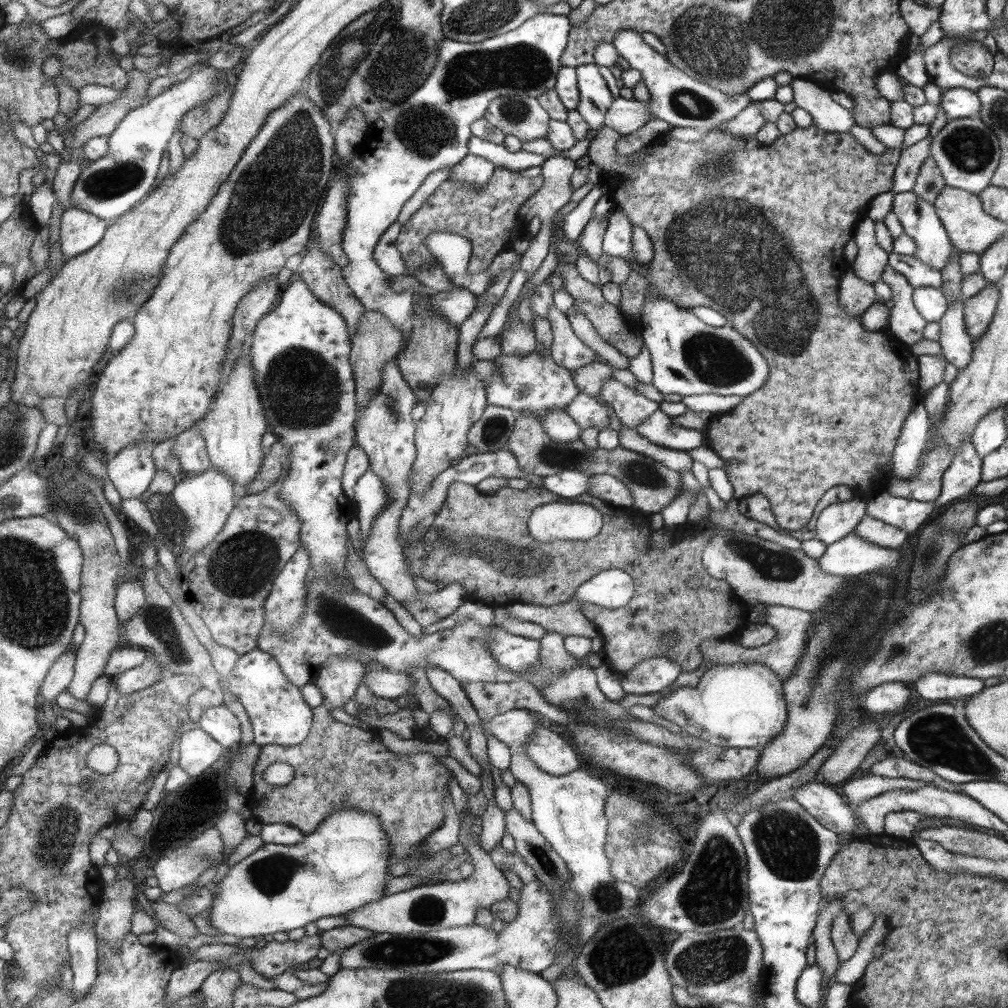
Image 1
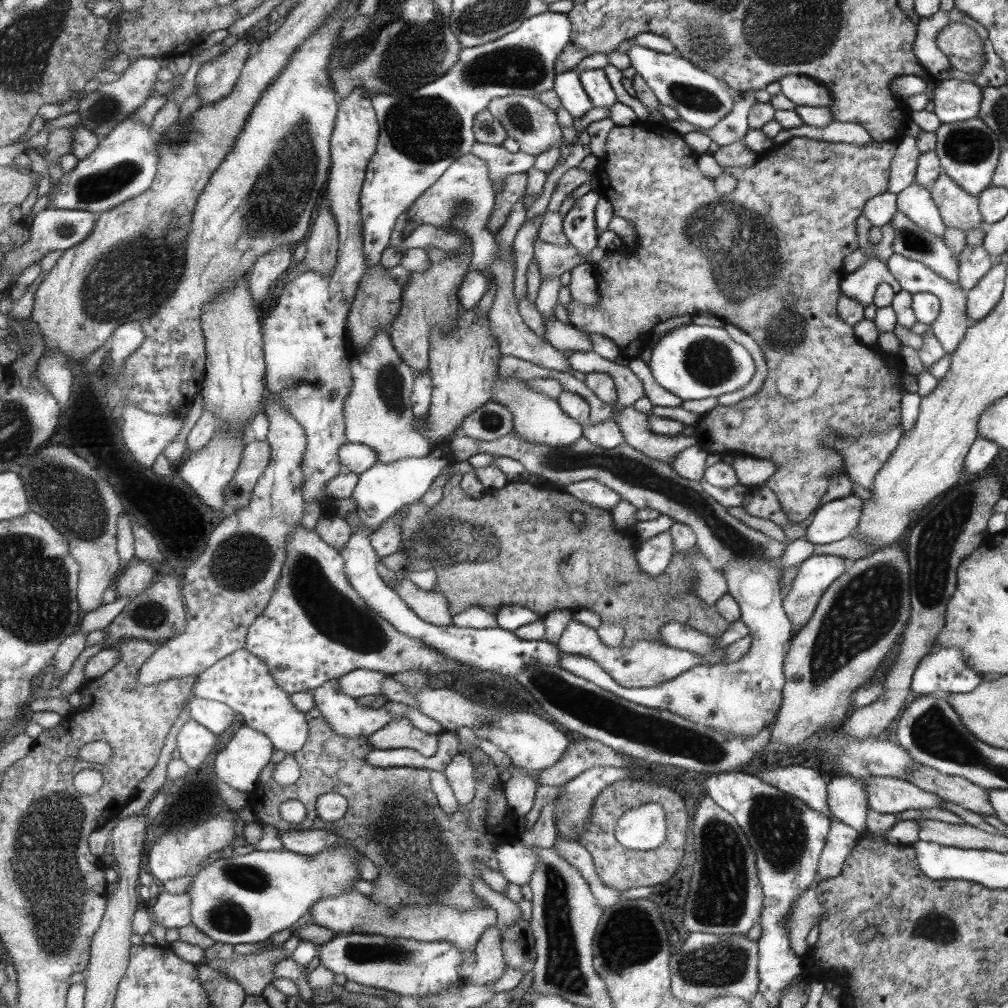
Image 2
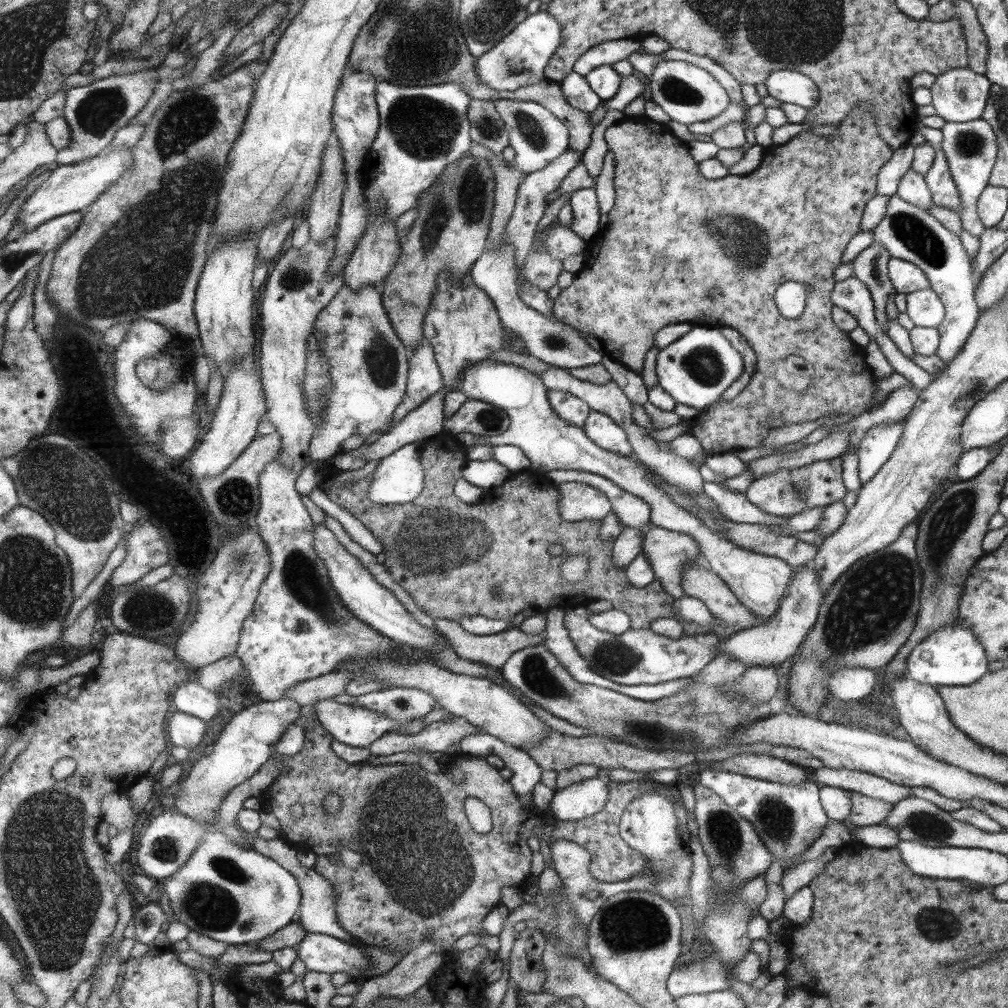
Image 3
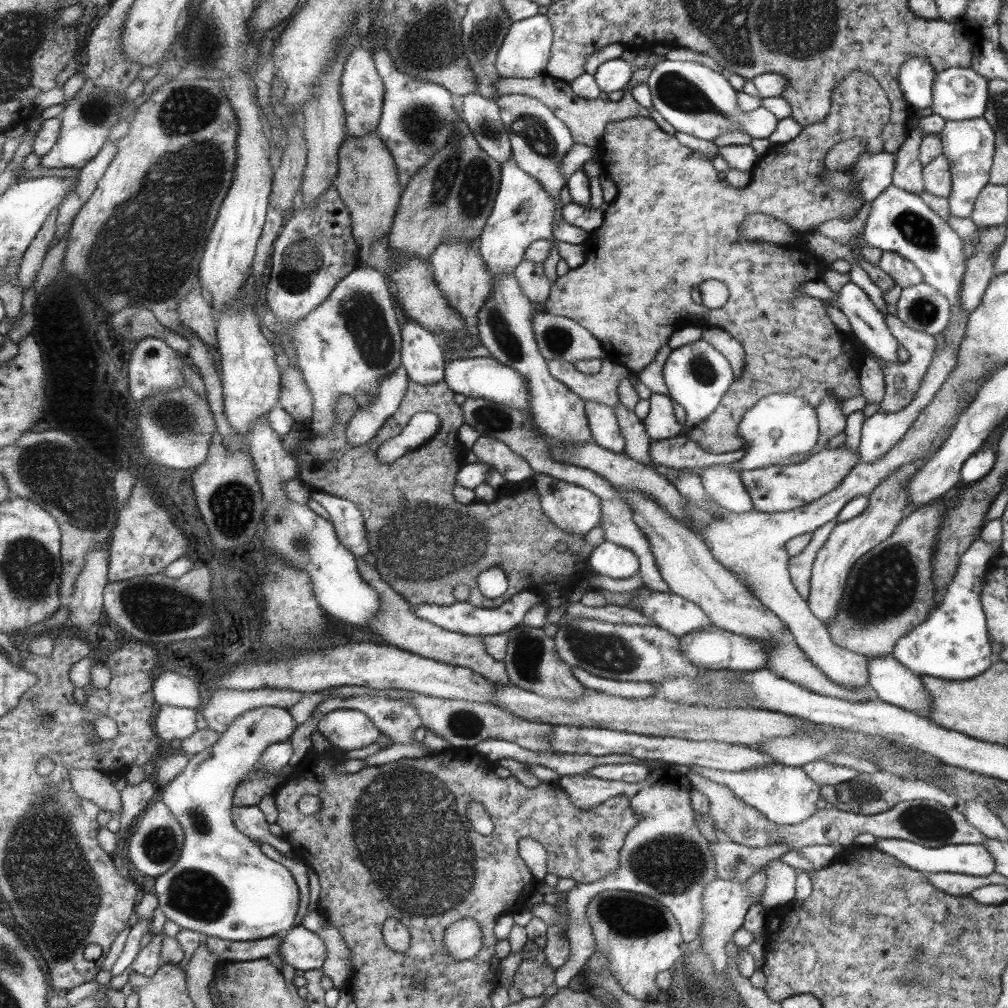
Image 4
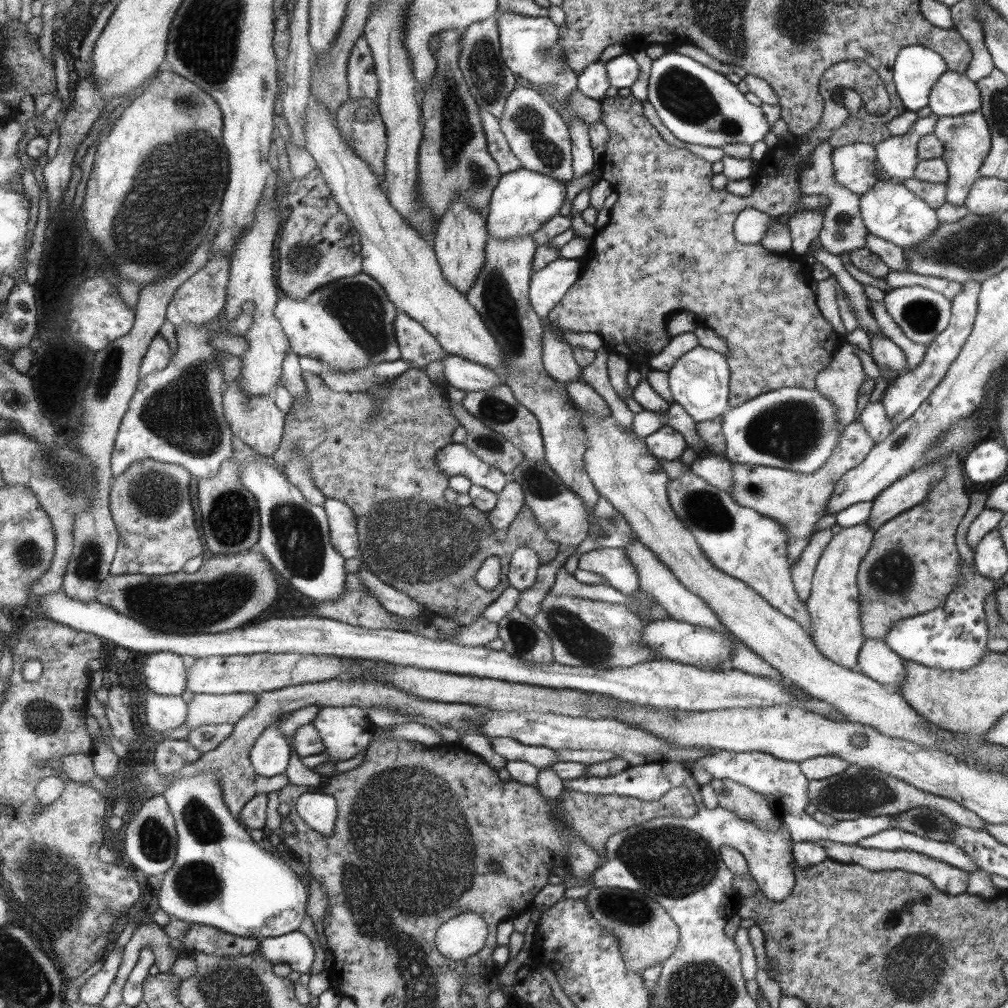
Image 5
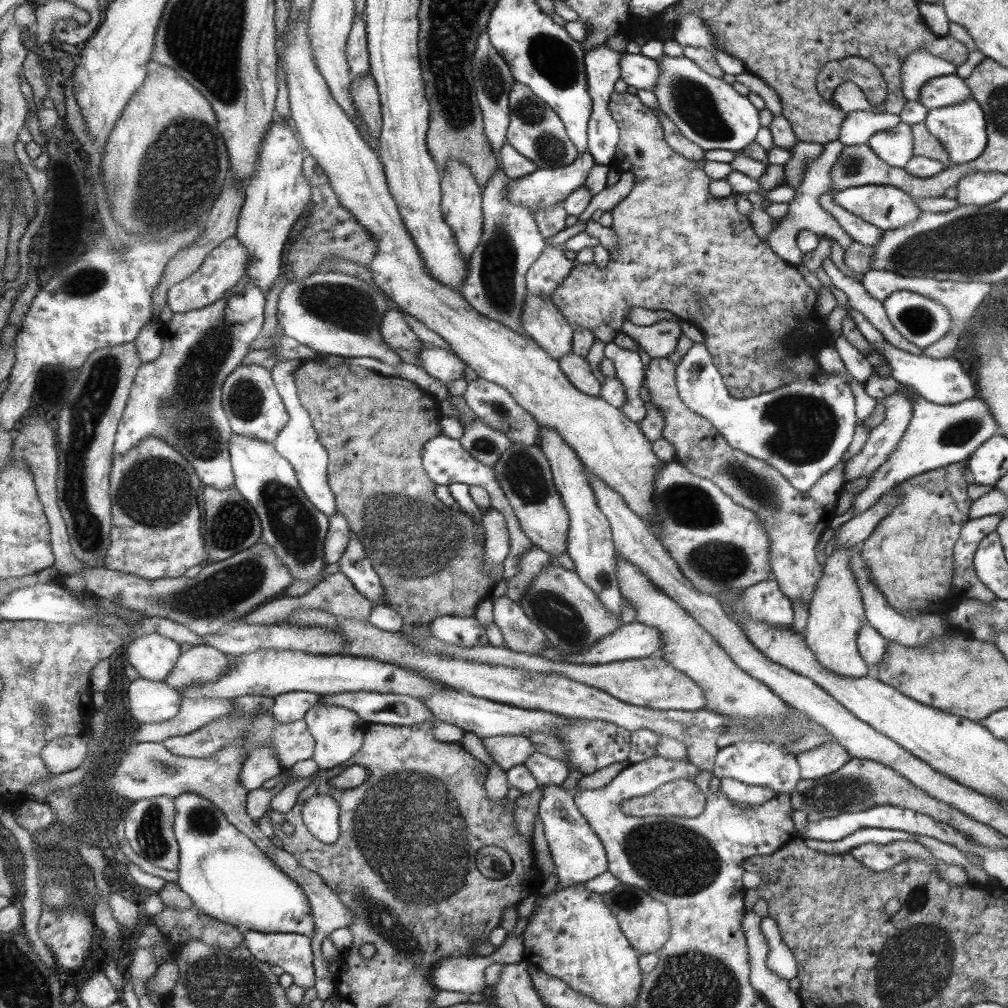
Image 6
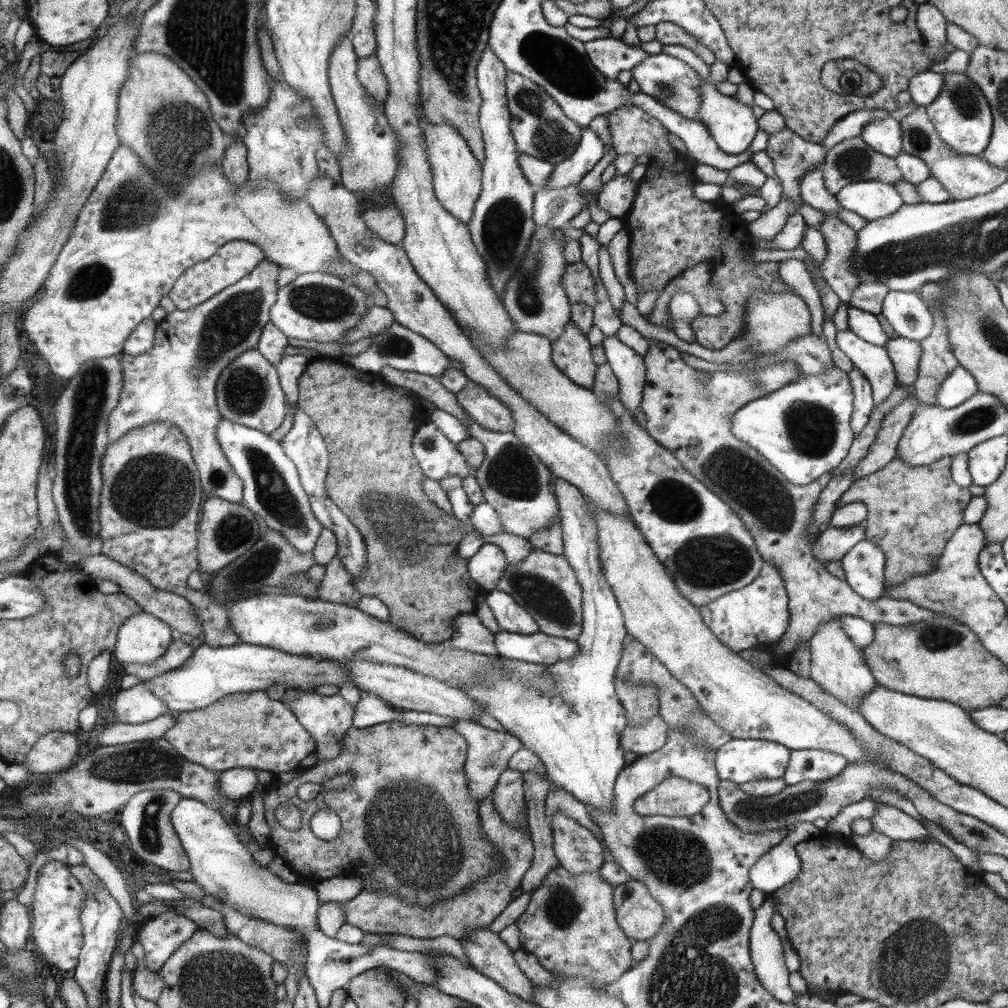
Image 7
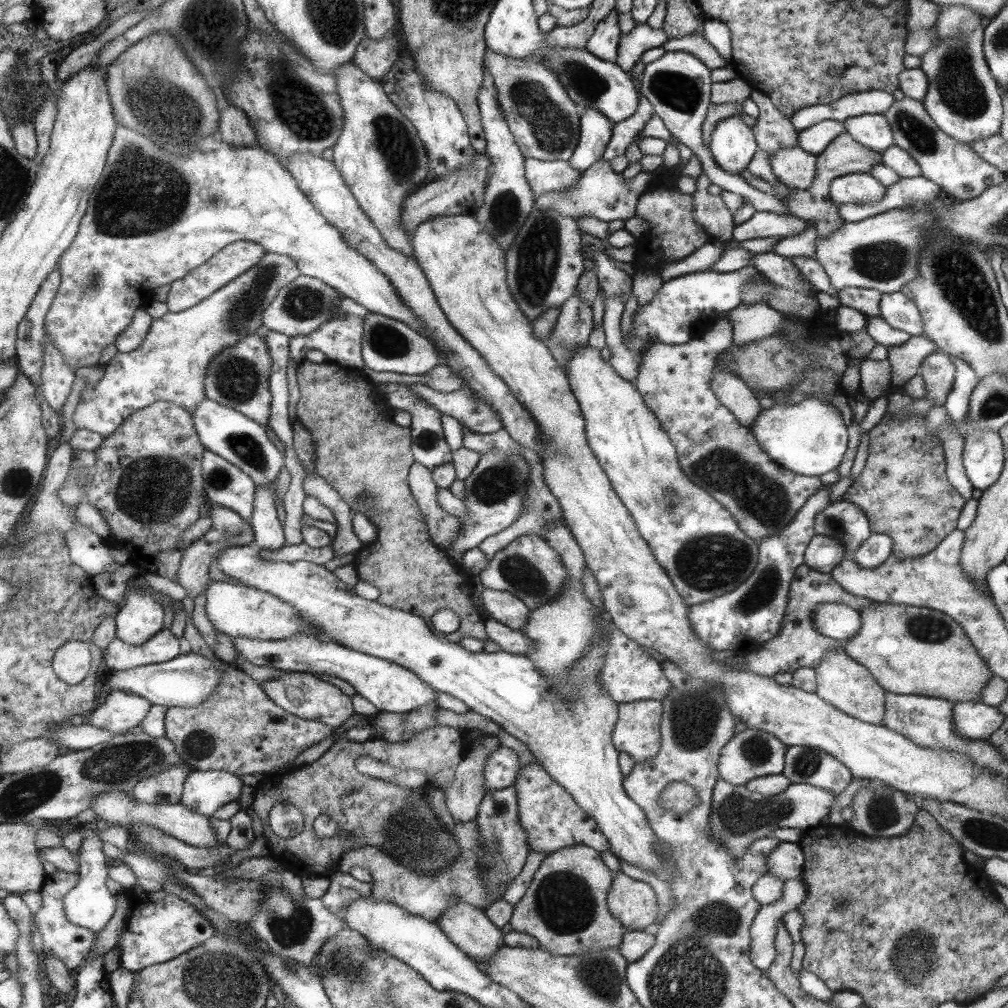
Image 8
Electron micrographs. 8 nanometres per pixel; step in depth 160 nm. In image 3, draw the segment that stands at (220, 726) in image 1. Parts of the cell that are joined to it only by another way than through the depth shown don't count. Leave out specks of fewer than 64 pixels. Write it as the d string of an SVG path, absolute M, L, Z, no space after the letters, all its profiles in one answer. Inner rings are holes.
M187 681L185 684L182 682L181 686L173 691L173 706L179 712L195 716L205 722L215 718L221 708L217 695L211 694L211 691L205 690L195 681Z

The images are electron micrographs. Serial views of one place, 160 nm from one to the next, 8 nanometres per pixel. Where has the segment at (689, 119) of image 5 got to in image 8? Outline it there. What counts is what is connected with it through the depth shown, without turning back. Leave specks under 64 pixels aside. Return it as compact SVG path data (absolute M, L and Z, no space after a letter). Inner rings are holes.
M737 115L724 118L714 126L708 148L716 163L727 172L740 174L756 151L756 139L750 127Z

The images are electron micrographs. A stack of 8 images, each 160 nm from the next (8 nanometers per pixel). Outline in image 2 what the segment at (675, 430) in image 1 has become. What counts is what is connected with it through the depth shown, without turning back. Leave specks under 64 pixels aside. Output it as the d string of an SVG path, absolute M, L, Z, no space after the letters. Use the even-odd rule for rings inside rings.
M612 402L612 416L622 432L623 443L651 460L659 460L669 464L673 456L685 451L686 447L696 445L693 436L663 436L653 434L650 428L649 416L646 413L637 412L632 406L627 408L616 408Z

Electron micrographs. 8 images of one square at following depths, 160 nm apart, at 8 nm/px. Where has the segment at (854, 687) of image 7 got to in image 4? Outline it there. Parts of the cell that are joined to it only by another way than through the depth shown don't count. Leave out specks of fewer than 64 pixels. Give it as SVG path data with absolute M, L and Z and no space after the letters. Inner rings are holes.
M934 452L925 453L920 457L915 457L906 463L901 463L900 467L895 468L888 476L884 476L872 491L866 496L868 501L863 510L852 519L838 522L831 529L823 546L817 551L812 560L810 572L810 591L808 594L808 607L813 616L816 616L823 624L826 620L832 619L836 615L836 610L843 595L845 584L849 580L848 574L852 565L860 556L867 551L871 551L877 544L884 542L894 534L894 530L901 519L905 518L913 510L913 506L908 499L906 486L916 474L918 468L932 456Z

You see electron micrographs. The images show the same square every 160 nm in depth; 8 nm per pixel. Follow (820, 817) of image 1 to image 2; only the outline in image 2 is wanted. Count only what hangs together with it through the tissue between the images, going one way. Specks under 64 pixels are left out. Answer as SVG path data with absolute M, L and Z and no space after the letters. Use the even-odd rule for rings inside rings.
M789 765L755 771L755 775L764 784L773 785L780 792L796 797L813 811L829 818L828 784L817 771L801 765Z

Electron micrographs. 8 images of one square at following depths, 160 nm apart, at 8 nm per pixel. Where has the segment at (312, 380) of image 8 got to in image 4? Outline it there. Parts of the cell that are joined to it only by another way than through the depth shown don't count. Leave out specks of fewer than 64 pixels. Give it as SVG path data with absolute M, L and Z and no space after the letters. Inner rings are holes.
M443 380L429 386L421 386L419 384L415 384L415 382L408 381L405 394L399 402L396 402L395 408L396 411L387 420L385 420L371 441L363 444L361 447L351 447L351 445L349 445L348 438L345 438L344 432L346 422L349 421L351 416L353 416L356 412L356 402L350 396L344 396L343 394L342 396L338 396L338 402L336 402L336 408L334 408L336 418L334 418L332 428L330 428L325 435L317 435L317 437L311 437L309 432L305 432L305 437L299 441L299 445L297 445L295 449L287 451L289 456L293 458L298 466L298 474L296 474L296 476L301 482L310 487L312 490L321 491L322 493L343 498L352 502L357 507L357 510L359 510L362 519L364 520L369 552L376 558L374 567L377 569L379 576L382 578L381 580L384 581L394 592L401 595L412 606L419 606L420 604L438 604L439 606L447 606L457 601L451 594L452 588L455 585L464 584L470 589L466 601L471 606L475 606L477 608L497 608L498 606L508 602L513 595L517 595L517 593L524 591L537 591L537 593L544 598L551 595L551 593L561 593L561 595L569 594L571 593L571 588L569 588L569 578L571 578L575 572L579 572L579 574L583 574L583 572L585 572L585 576L595 574L595 571L588 564L588 559L590 558L590 554L593 552L594 546L586 543L584 535L566 533L560 528L557 528L557 525L553 524L549 520L548 515L542 511L540 494L537 492L536 486L534 485L535 482L533 480L527 479L522 480L520 483L508 483L501 485L497 491L496 499L490 503L473 502L464 505L457 502L453 494L454 487L456 486L456 474L463 465L463 456L465 456L468 450L466 450L457 440L457 429L464 423L463 412L459 412L459 406L453 402L453 392L447 385L445 385L445 383L443 383ZM416 412L433 412L433 414L438 416L440 420L440 427L436 433L429 441L421 444L417 449L403 454L401 458L393 461L391 464L379 464L377 462L377 457L375 457L375 452L377 452L379 444L381 444L381 442L385 442L385 440L389 440L389 438L393 438L393 436L397 436L397 434L401 432L401 429L407 424L407 422L409 422L411 416L413 416ZM558 542L565 542L568 549L563 552L555 551L553 548ZM492 566L500 568L505 573L505 576L507 577L507 589L499 598L489 599L479 593L476 578L482 570L491 568Z

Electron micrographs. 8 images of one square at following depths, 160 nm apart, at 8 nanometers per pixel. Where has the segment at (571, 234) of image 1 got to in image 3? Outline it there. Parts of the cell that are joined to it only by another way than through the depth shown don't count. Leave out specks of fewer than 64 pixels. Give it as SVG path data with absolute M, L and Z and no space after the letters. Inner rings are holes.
M593 188L575 190L569 198L572 220L568 228L585 242L599 233L599 207Z

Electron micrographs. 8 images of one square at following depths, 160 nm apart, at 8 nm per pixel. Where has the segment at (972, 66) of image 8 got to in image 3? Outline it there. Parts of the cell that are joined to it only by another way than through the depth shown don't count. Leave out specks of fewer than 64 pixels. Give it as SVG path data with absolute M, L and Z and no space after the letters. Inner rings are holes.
M975 119L969 122L956 123L944 122L940 128L942 139L940 149L948 161L952 179L956 183L962 204L957 214L960 216L962 230L966 230L971 236L978 239L984 233L984 225L976 213L976 200L981 191L987 187L988 178L997 159L999 145L993 129L983 119Z

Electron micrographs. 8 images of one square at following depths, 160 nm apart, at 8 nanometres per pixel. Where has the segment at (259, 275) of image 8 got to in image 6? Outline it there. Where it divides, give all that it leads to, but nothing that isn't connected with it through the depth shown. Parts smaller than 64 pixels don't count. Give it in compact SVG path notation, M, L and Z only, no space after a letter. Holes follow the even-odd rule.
M242 279L227 296L217 300L217 303L199 310L177 313L164 324L161 355L151 362L143 362L133 380L132 396L117 435L114 450L117 457L129 455L129 451L133 451L133 447L137 447L147 436L155 436L177 450L185 461L197 469L197 476L204 486L216 489L233 487L235 476L228 453L229 439L233 434L224 413L221 386L240 366L241 359L248 355L249 346L260 335L264 322L264 306L264 293L246 279Z

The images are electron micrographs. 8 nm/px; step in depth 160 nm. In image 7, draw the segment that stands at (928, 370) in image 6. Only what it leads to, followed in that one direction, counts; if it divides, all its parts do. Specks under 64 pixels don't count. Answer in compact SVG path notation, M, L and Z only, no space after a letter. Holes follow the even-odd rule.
M849 306L847 309L847 326L850 332L868 344L883 348L883 345L887 343L887 334L883 333L881 324L871 314ZM960 365L943 378L936 388L935 405L946 409L959 406L964 400L978 391L975 380Z

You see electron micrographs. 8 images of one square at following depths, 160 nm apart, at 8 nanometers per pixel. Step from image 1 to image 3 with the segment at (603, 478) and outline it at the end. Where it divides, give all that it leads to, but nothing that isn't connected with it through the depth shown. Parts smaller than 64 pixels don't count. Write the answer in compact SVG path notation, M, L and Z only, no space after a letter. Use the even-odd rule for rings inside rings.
M562 482L557 485L560 496L558 511L565 521L600 521L612 510L612 503L599 489L580 482Z

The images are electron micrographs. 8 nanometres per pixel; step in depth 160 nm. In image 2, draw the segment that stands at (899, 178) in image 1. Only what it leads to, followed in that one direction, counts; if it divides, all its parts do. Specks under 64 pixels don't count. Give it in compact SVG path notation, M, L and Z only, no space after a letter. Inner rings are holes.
M901 136L895 142L896 154L890 167L890 182L888 191L899 194L910 184L915 182L916 166L920 152L916 146L916 139L911 136Z

